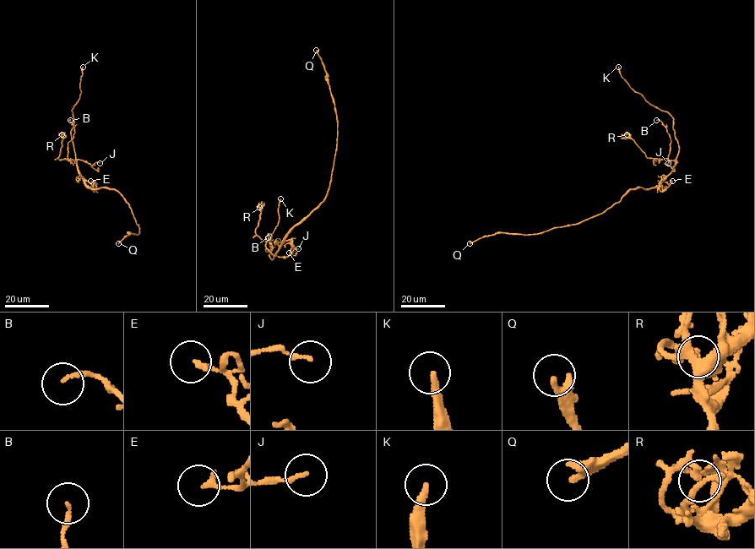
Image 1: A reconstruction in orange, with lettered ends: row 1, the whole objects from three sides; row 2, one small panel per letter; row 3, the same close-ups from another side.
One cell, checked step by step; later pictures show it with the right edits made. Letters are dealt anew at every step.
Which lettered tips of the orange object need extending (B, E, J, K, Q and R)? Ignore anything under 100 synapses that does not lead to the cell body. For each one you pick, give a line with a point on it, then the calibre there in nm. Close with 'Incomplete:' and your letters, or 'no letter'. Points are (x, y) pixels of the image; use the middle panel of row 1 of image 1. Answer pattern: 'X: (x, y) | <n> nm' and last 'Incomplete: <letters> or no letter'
K: (280, 198) | 280 nm
Q: (316, 50) | 320 nm
Incomplete: K, Q

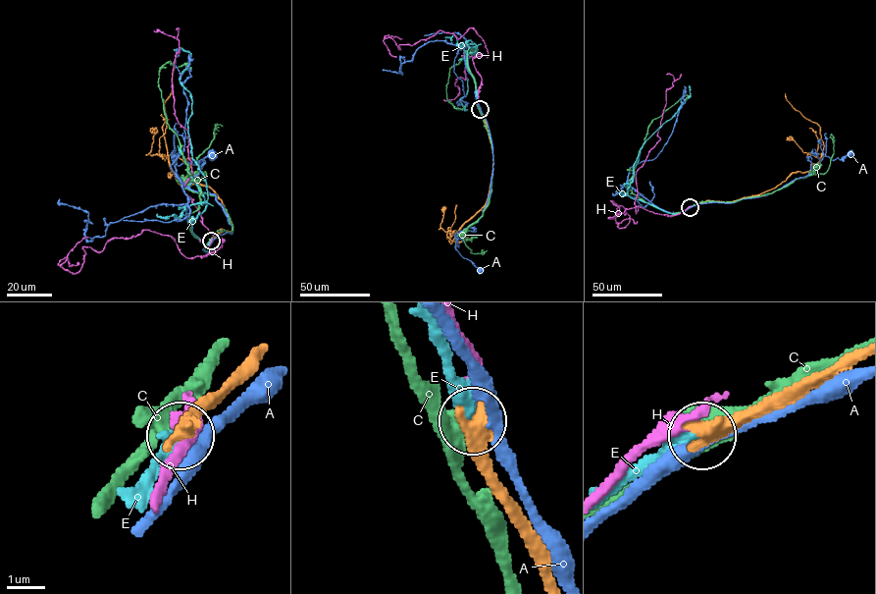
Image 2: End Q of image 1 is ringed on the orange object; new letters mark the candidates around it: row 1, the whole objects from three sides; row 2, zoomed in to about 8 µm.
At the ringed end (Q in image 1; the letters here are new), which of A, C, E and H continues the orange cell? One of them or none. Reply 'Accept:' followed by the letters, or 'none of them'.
Accept: E

